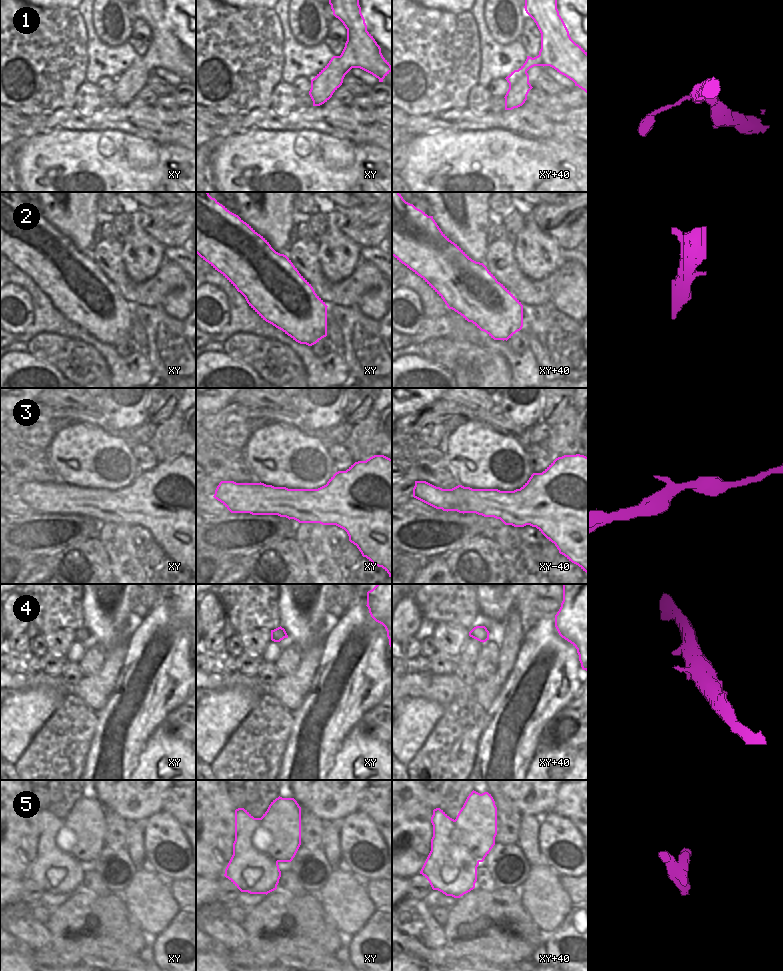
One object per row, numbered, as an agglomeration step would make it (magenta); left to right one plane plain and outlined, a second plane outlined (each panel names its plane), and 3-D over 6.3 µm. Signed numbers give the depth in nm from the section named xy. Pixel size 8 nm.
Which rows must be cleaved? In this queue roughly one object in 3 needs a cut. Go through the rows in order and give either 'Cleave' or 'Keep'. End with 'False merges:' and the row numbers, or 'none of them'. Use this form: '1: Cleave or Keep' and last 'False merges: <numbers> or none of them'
1: Keep
2: Keep
3: Keep
4: Keep
5: Cleave
False merges: 5

